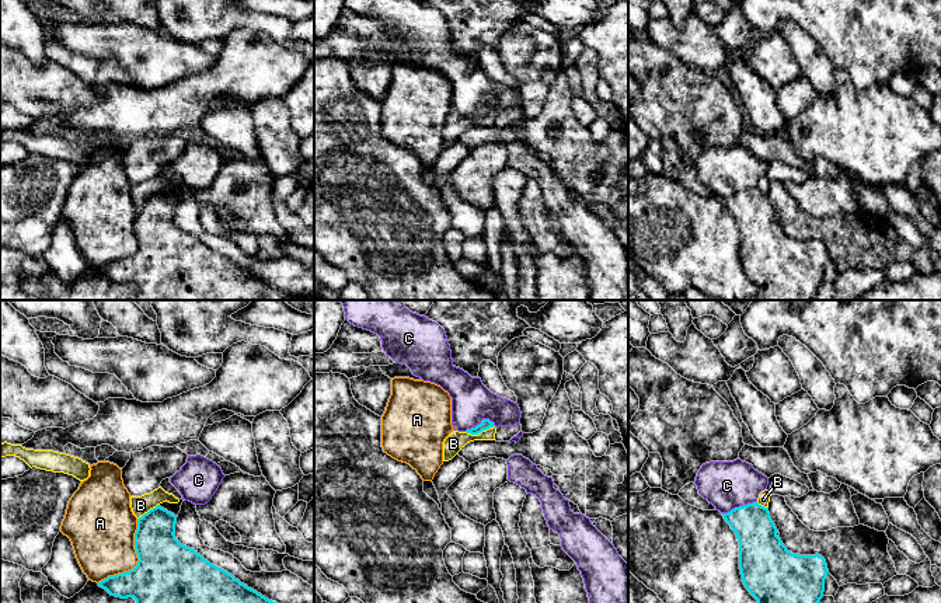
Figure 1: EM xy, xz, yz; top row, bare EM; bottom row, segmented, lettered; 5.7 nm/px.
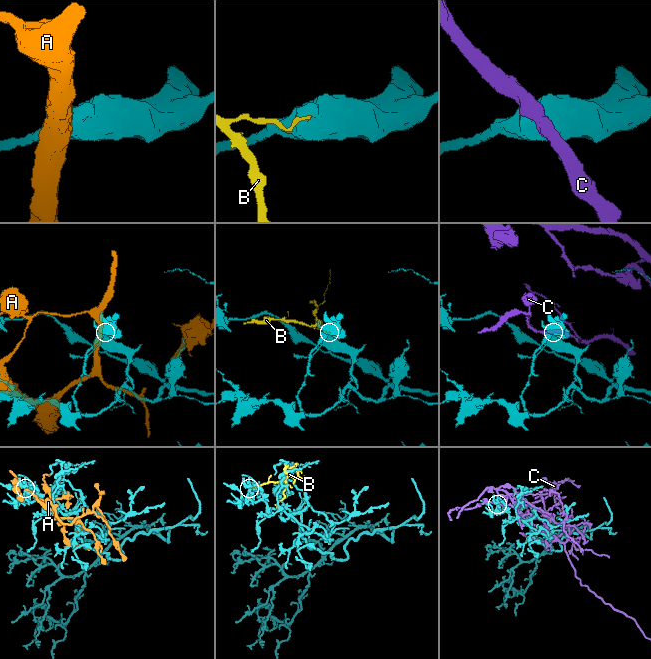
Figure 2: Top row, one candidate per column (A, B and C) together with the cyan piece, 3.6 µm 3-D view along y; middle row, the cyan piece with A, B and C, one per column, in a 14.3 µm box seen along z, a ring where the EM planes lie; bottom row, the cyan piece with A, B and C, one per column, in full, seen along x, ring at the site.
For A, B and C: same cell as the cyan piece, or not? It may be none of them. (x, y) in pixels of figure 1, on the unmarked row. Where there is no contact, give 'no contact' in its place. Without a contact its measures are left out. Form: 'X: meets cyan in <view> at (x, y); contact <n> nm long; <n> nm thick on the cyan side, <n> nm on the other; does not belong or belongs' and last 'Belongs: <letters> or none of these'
A: meets cyan in xy at (138, 247); contact 440 nm long; 460 nm thick on the cyan side, 360 nm on the other; does not belong
B: meets cyan in xz at (480, 118); contact 170 nm long; 60 nm thick on the cyan side, 110 nm on the other; does not belong
C: meets cyan in yz at (739, 192); contact 220 nm long; 240 nm thick on the cyan side, 280 nm on the other; does not belong
Belongs: none of these

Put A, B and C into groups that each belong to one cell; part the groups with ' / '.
A / B / C

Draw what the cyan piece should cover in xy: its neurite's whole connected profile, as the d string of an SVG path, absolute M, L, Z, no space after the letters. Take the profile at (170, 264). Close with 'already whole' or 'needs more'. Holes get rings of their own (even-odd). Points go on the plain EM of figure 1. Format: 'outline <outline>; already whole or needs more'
outline M156 192L137 205L135 236L137 251L123 259L108 262L98 268L111 282L136 286L136 293L126 300L314 300L314 297L293 296L272 287L257 276L241 269L227 257L210 250L194 234L175 224L177 202L161 192Z; already whole

